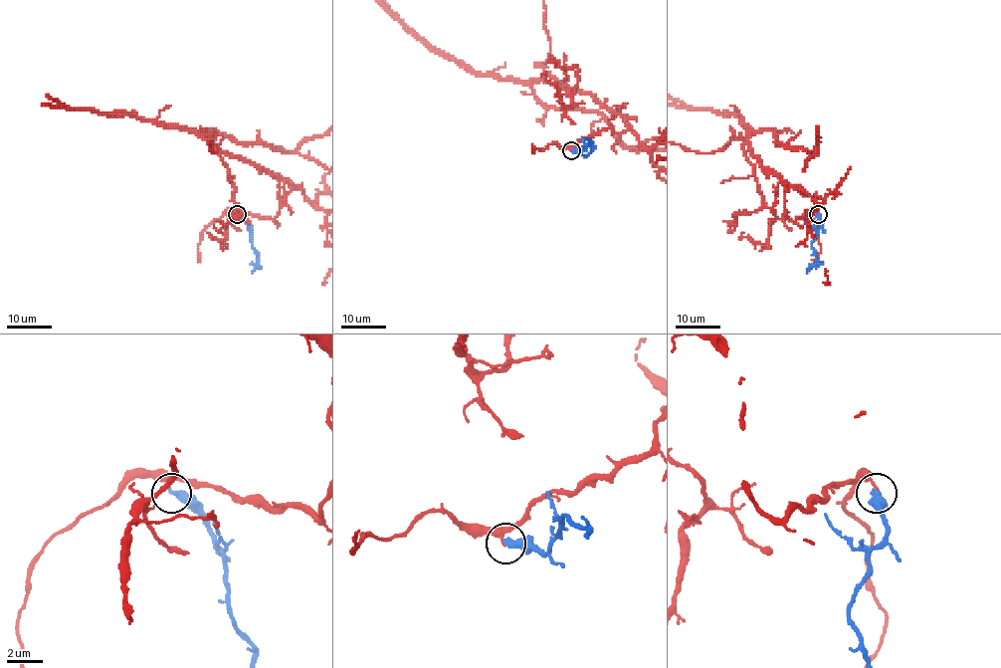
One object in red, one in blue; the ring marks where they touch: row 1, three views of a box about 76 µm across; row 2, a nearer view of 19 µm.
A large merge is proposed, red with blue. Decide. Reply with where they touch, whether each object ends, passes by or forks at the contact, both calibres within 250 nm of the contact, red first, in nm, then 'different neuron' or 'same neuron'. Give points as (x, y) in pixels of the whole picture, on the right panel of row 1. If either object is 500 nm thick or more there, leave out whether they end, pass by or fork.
place (818, 214); red ends; blue ends; calibres 110 and 420 nm; different neuron

